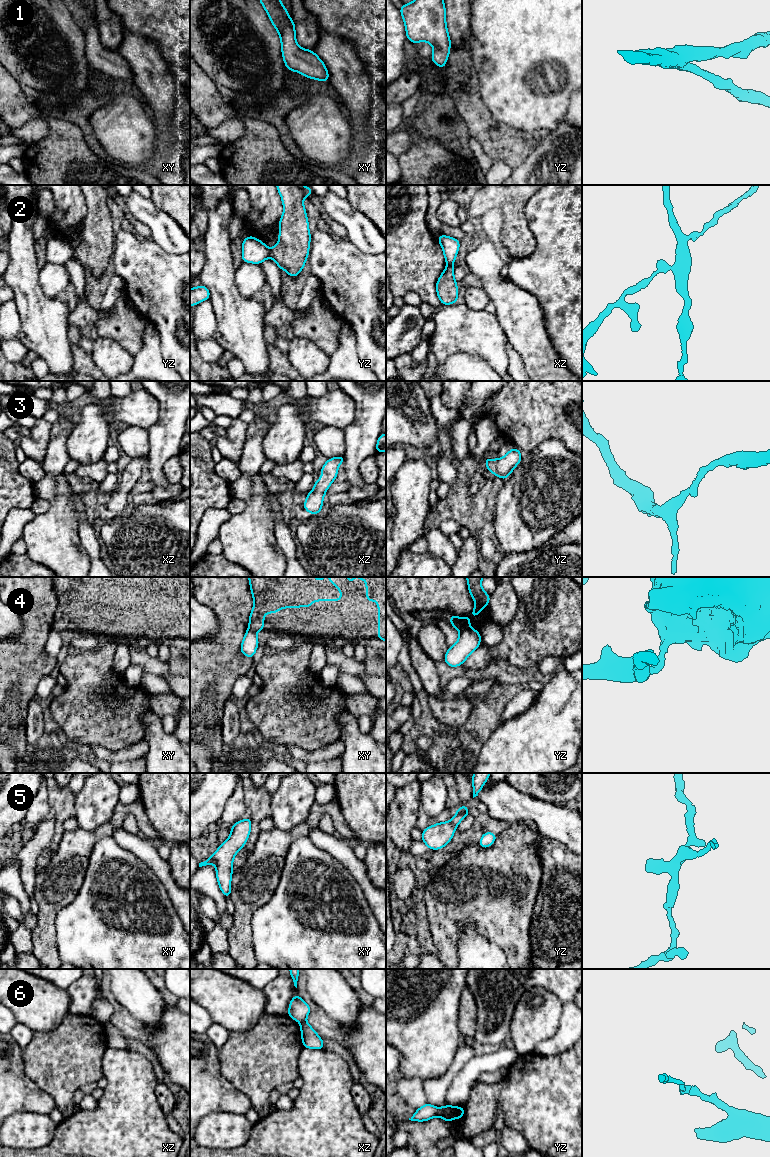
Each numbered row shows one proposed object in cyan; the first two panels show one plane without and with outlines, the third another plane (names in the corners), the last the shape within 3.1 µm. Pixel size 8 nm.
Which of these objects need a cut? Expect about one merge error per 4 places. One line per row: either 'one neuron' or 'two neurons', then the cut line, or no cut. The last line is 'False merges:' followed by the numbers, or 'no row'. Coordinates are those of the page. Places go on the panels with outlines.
1: one neuron | no cut
2: two neurons | yz (269, 249), (270, 255)
3: one neuron | no cut
4: two neurons | yz (469, 628), (463, 628), (460, 631)
5: one neuron | no cut
6: two neurons | yz (437, 1108), (438, 1115)
False merges: 2, 4, 6

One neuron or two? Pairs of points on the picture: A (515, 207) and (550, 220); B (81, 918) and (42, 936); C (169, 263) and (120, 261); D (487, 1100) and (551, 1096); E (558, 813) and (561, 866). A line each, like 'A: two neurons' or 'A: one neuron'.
A: two neurons
B: two neurons
C: one neuron
D: one neuron
E: two neurons

